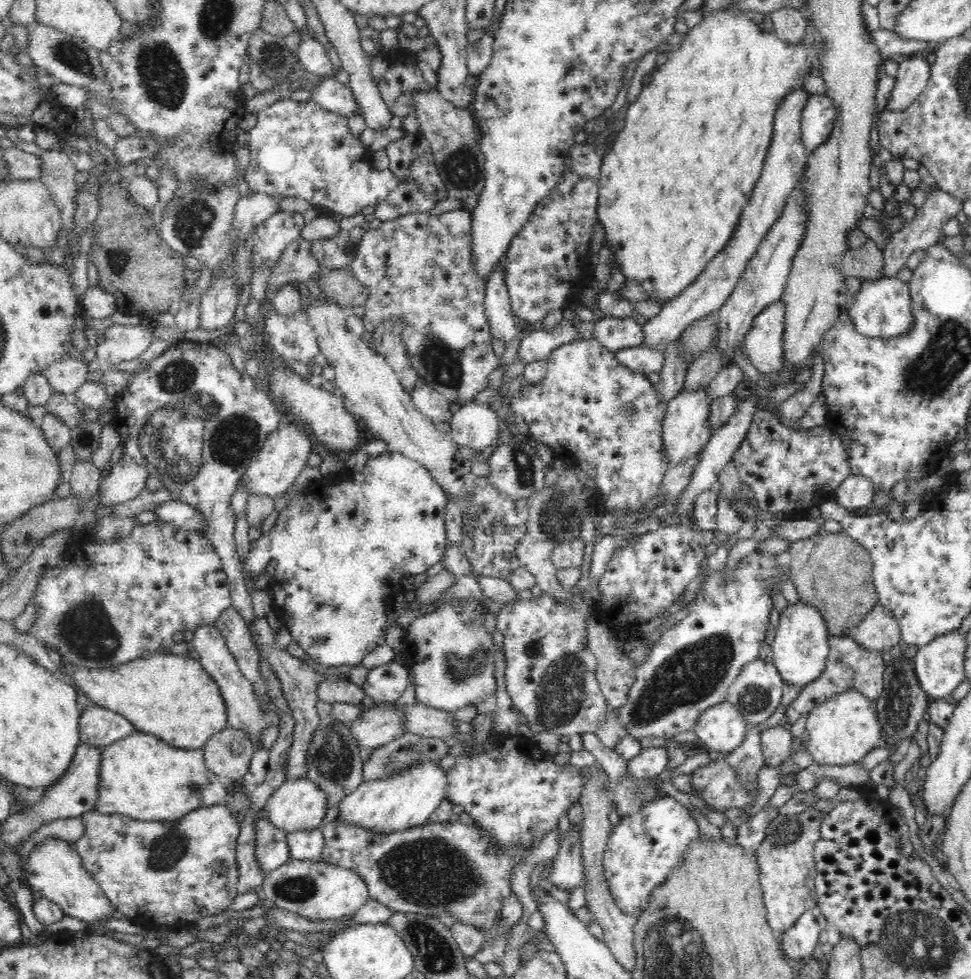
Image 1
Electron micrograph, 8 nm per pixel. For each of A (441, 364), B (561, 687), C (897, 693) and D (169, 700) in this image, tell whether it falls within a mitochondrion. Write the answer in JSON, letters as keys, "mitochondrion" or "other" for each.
{"A":"mitochondrion","B":"mitochondrion","C":"mitochondrion","D":"other"}

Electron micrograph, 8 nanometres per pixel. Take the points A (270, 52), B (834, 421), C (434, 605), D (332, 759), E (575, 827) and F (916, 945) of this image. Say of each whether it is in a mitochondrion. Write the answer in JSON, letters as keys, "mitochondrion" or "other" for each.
{"A":"mitochondrion","B":"other","C":"other","D":"mitochondrion","E":"other","F":"mitochondrion"}

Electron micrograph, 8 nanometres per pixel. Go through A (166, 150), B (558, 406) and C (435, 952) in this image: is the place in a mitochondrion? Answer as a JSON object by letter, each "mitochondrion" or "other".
{"A":"other","B":"other","C":"mitochondrion"}

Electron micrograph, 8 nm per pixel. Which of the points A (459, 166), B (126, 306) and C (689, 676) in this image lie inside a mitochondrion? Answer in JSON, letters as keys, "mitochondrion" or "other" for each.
{"A":"mitochondrion","B":"other","C":"mitochondrion"}

